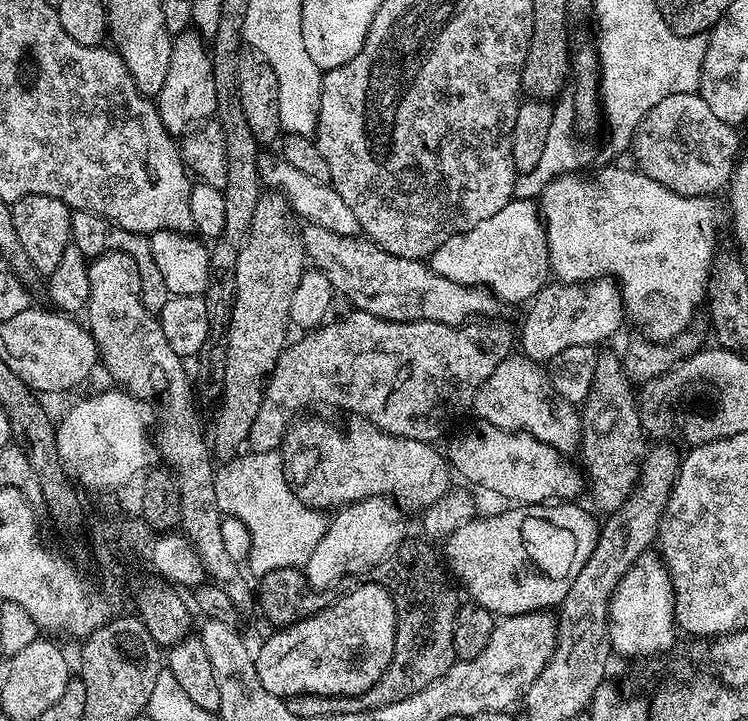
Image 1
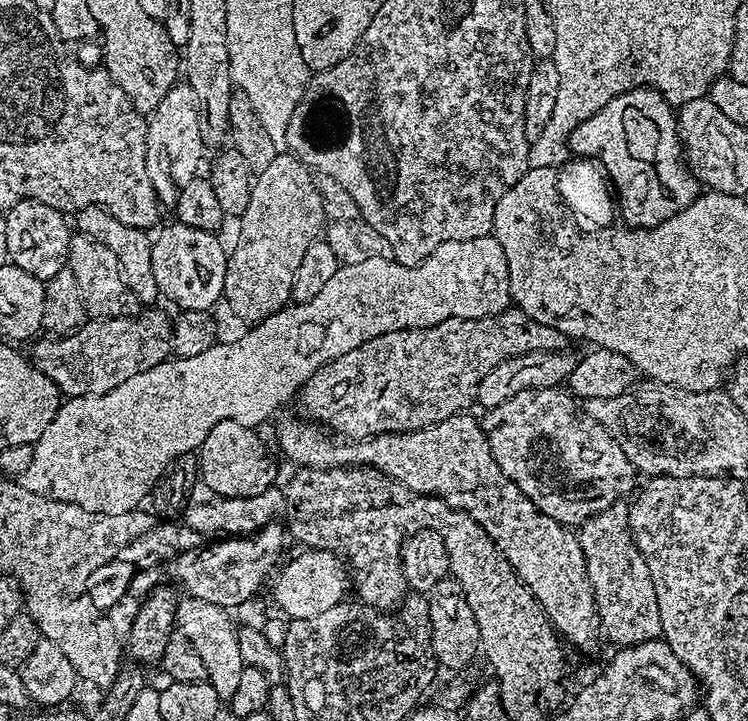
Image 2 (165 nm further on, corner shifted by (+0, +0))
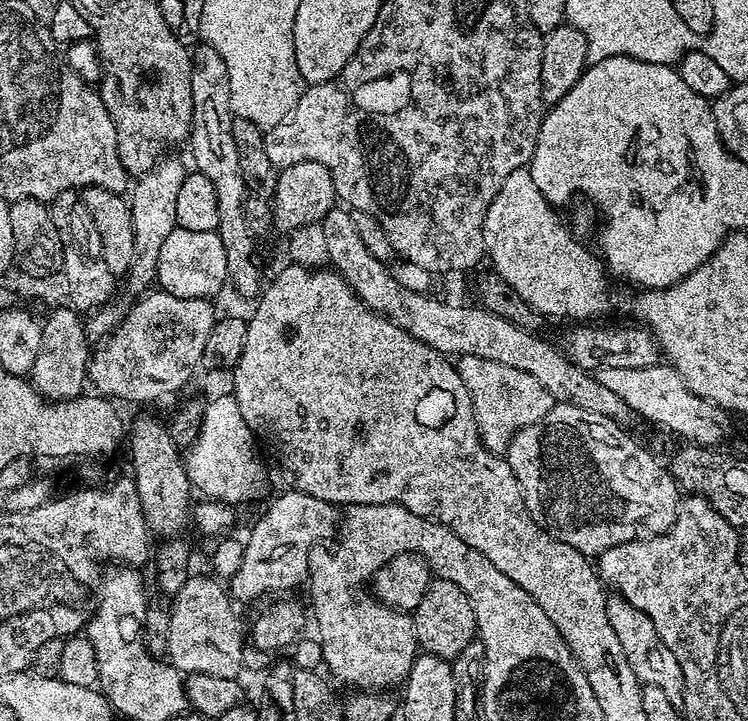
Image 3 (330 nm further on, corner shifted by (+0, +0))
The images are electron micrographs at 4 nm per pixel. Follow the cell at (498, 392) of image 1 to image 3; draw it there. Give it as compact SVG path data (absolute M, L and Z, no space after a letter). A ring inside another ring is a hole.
M553 403L546 418L538 418L534 426L518 430L508 444L506 459L510 470L514 470L514 478L518 478L526 510L534 522L558 538L558 542L574 546L574 550L589 558L599 557L614 546L637 539L640 524L648 523L647 531L652 534L668 532L680 508L682 492L671 471L665 465L663 468L628 430L602 414Z

